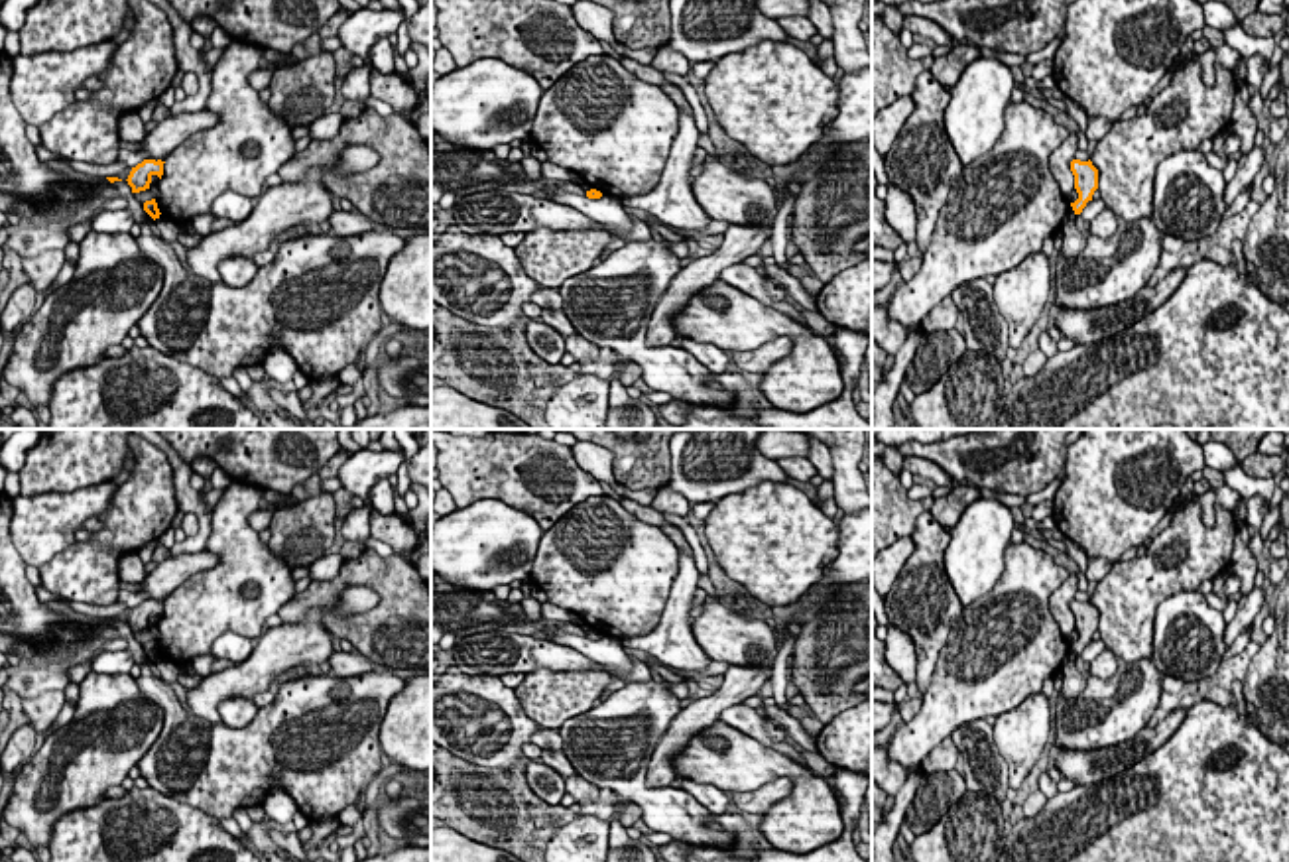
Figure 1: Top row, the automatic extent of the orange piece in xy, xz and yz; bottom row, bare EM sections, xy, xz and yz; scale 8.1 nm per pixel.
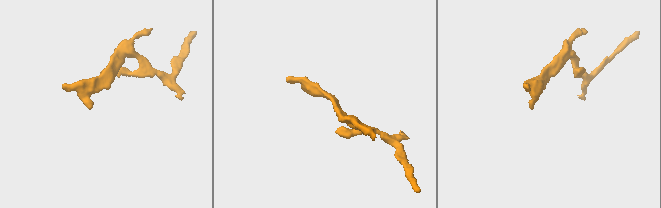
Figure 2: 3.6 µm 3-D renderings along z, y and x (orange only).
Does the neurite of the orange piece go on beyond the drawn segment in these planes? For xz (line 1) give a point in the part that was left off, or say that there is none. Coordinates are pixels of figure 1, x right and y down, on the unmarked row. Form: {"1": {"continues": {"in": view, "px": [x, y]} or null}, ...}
{"1": {"continues": null}}

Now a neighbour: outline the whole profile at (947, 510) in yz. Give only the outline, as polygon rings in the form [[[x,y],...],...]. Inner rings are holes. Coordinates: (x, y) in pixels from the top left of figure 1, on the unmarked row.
[[[954,486],[943,498],[933,500],[931,514],[945,531],[952,531],[964,510],[982,494],[972,486]]]

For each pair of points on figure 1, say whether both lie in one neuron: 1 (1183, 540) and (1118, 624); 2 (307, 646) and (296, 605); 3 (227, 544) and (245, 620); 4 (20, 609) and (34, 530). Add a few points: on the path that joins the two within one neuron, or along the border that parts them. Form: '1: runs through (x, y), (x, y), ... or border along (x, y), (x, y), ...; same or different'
1: runs through (1166, 561), (1126, 603); same
2: border along (282, 622), (319, 609), (335, 636); different
3: runs through (235, 563), (235, 593), (241, 601); same
4: border along (20, 554), (26, 565); different

